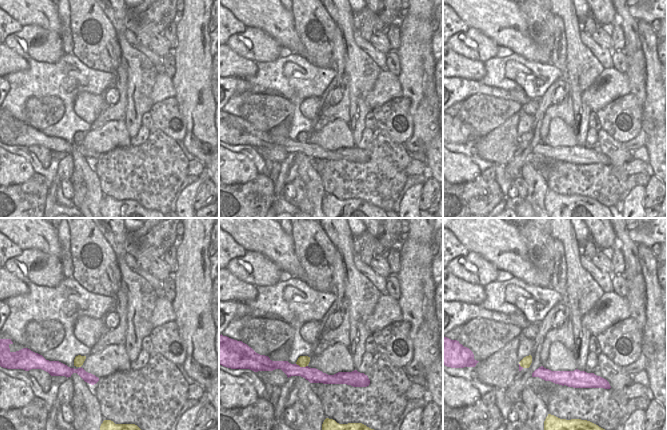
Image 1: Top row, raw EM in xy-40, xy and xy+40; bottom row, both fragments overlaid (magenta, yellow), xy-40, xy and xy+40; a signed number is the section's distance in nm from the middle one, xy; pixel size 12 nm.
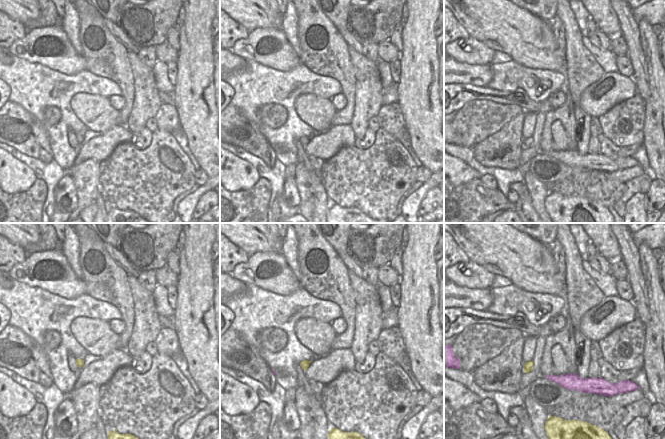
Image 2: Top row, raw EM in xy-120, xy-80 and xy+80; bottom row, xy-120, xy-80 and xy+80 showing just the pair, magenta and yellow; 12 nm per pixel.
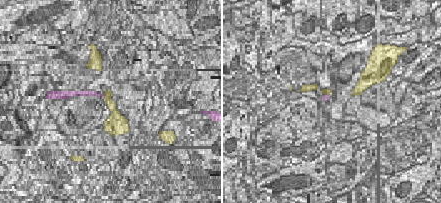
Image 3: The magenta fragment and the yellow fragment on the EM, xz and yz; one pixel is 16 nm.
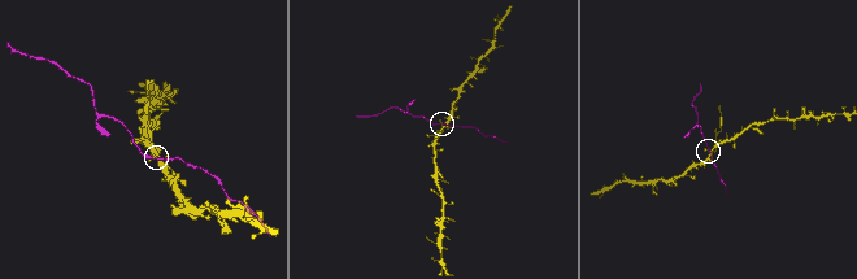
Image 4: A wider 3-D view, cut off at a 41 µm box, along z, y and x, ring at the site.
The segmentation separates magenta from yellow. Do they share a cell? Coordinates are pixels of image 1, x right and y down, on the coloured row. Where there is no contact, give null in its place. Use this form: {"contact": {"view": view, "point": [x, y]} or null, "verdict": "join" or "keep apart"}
{"contact": {"view": "xy", "point": [302, 367]}, "verdict": "keep apart"}

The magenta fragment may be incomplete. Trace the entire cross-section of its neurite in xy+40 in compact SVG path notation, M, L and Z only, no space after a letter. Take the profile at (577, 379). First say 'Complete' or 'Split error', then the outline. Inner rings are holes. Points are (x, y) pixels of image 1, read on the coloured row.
Complete. M541 366L532 373L532 377L539 377L545 381L573 388L611 388L606 379L578 369L574 371L551 371Z

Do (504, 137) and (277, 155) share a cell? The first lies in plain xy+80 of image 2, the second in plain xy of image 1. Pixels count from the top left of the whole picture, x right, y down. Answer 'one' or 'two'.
one

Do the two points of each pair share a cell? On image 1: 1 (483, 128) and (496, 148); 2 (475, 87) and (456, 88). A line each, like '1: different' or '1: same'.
1: different
2: same

